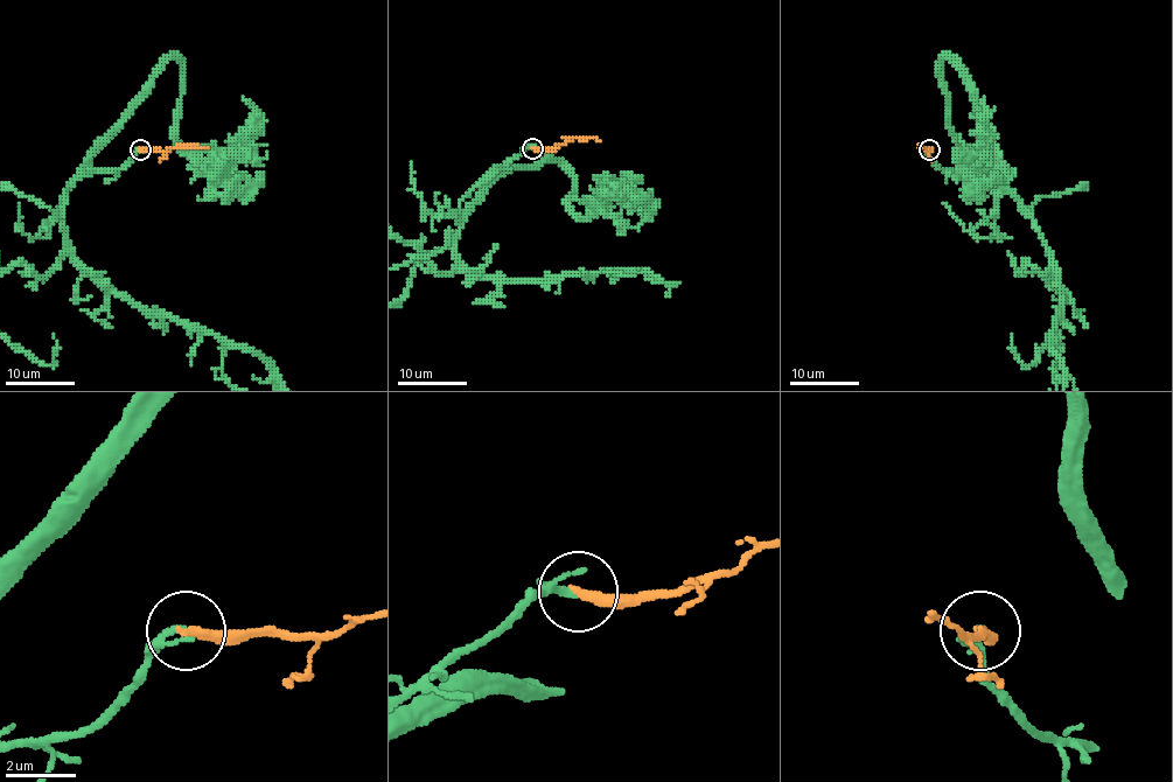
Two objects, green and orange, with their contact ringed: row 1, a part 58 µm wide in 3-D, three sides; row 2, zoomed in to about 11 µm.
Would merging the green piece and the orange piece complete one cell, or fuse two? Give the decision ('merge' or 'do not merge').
merge

